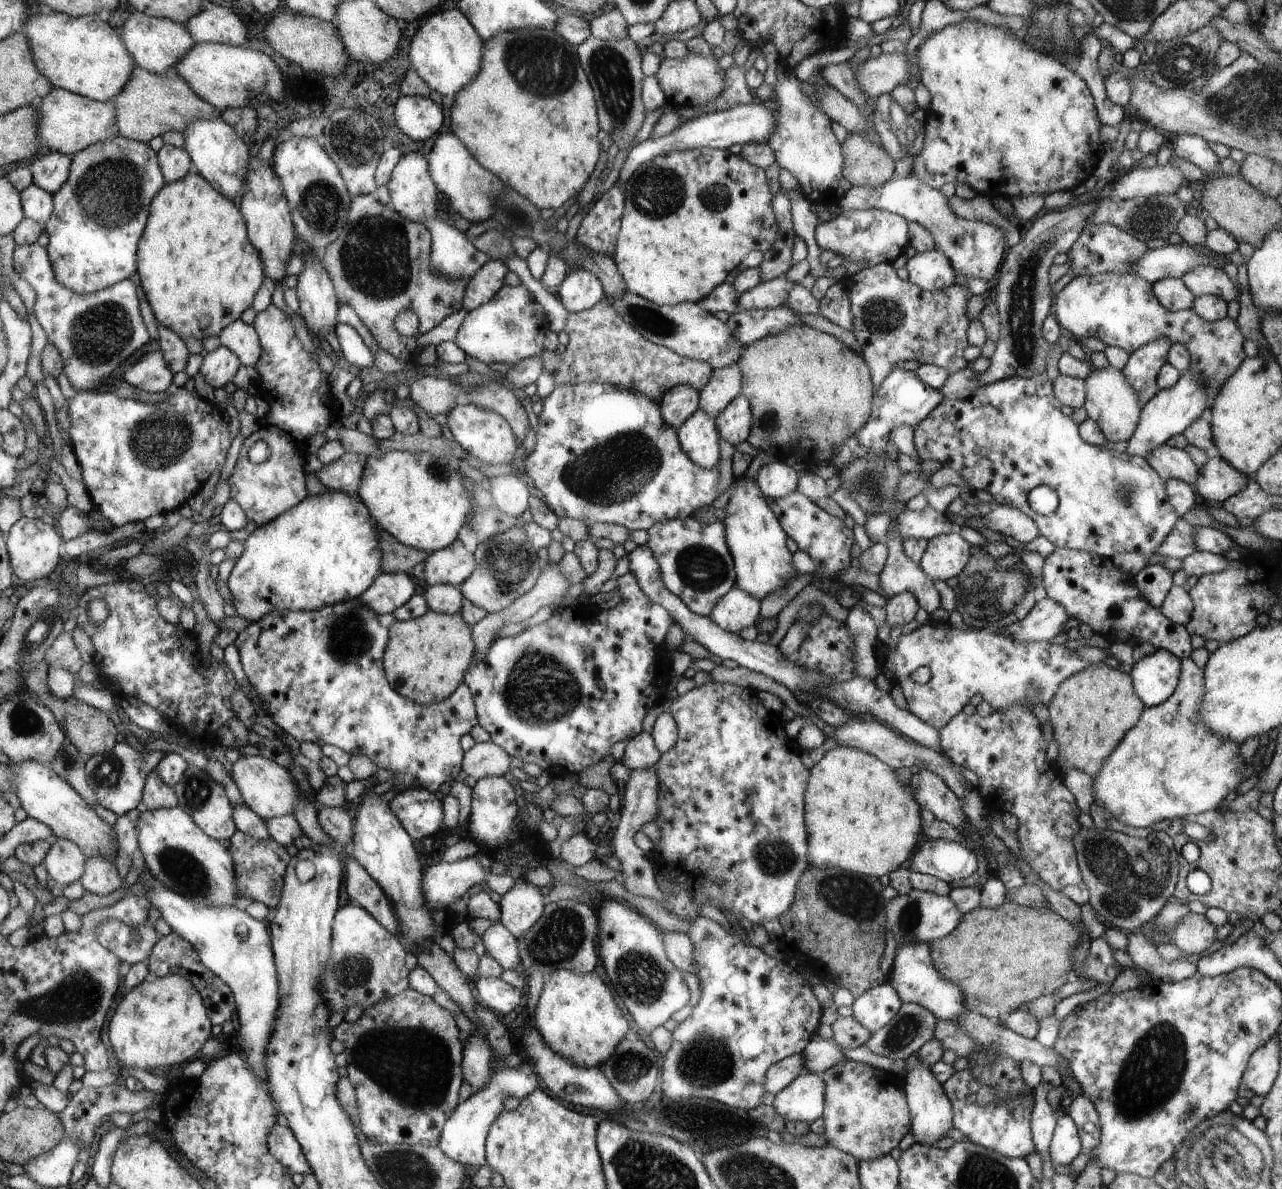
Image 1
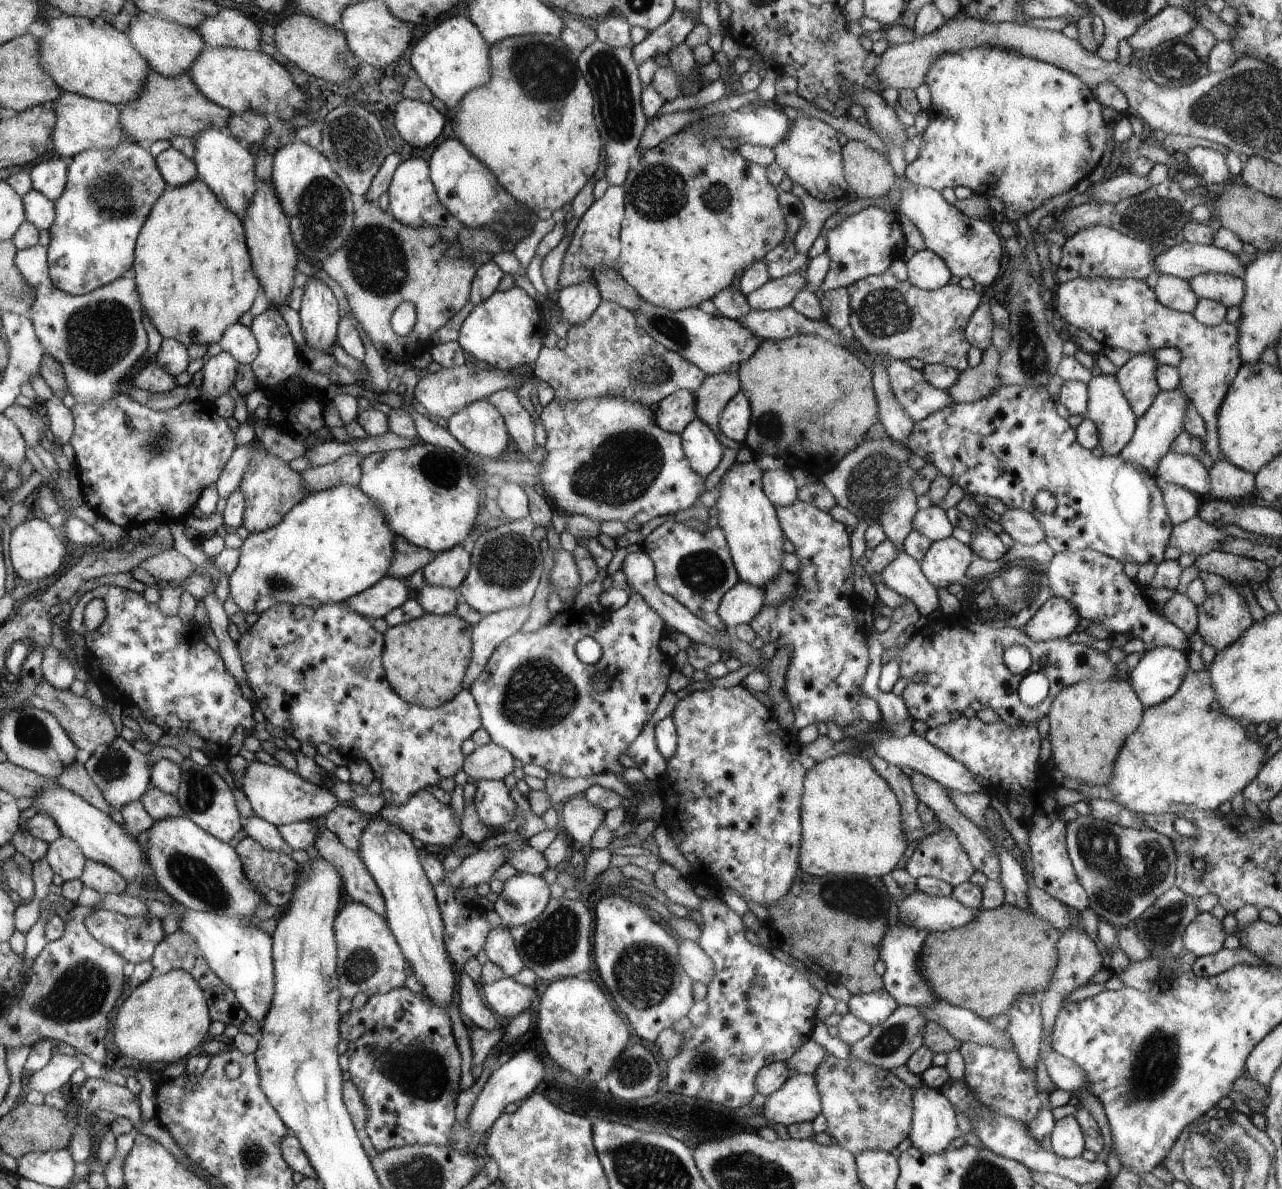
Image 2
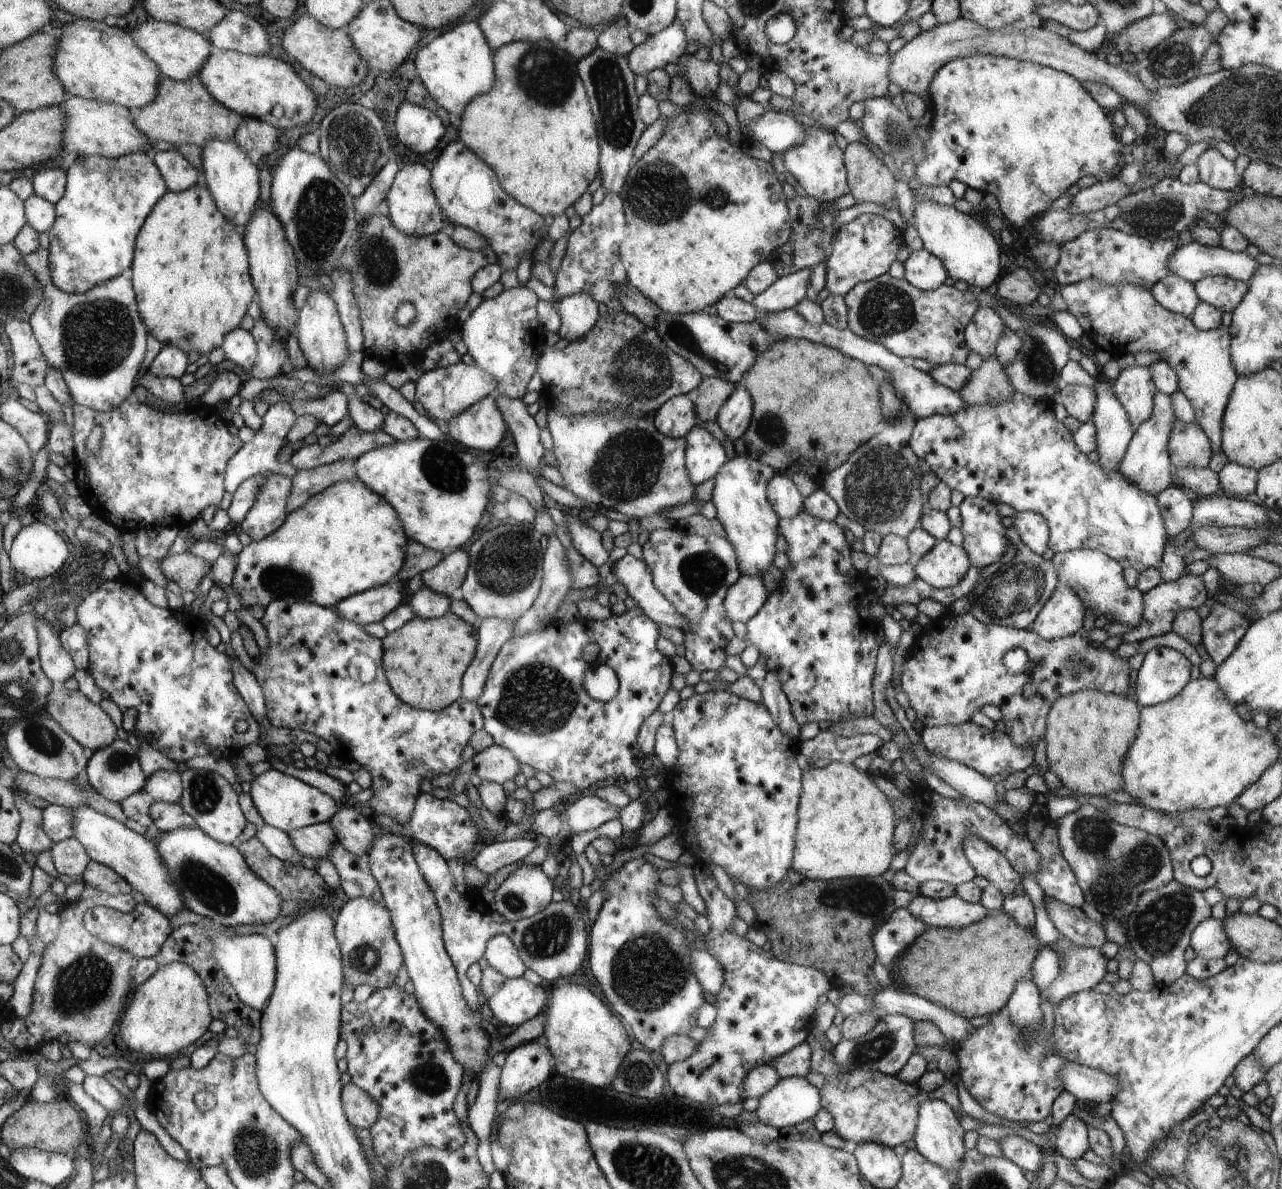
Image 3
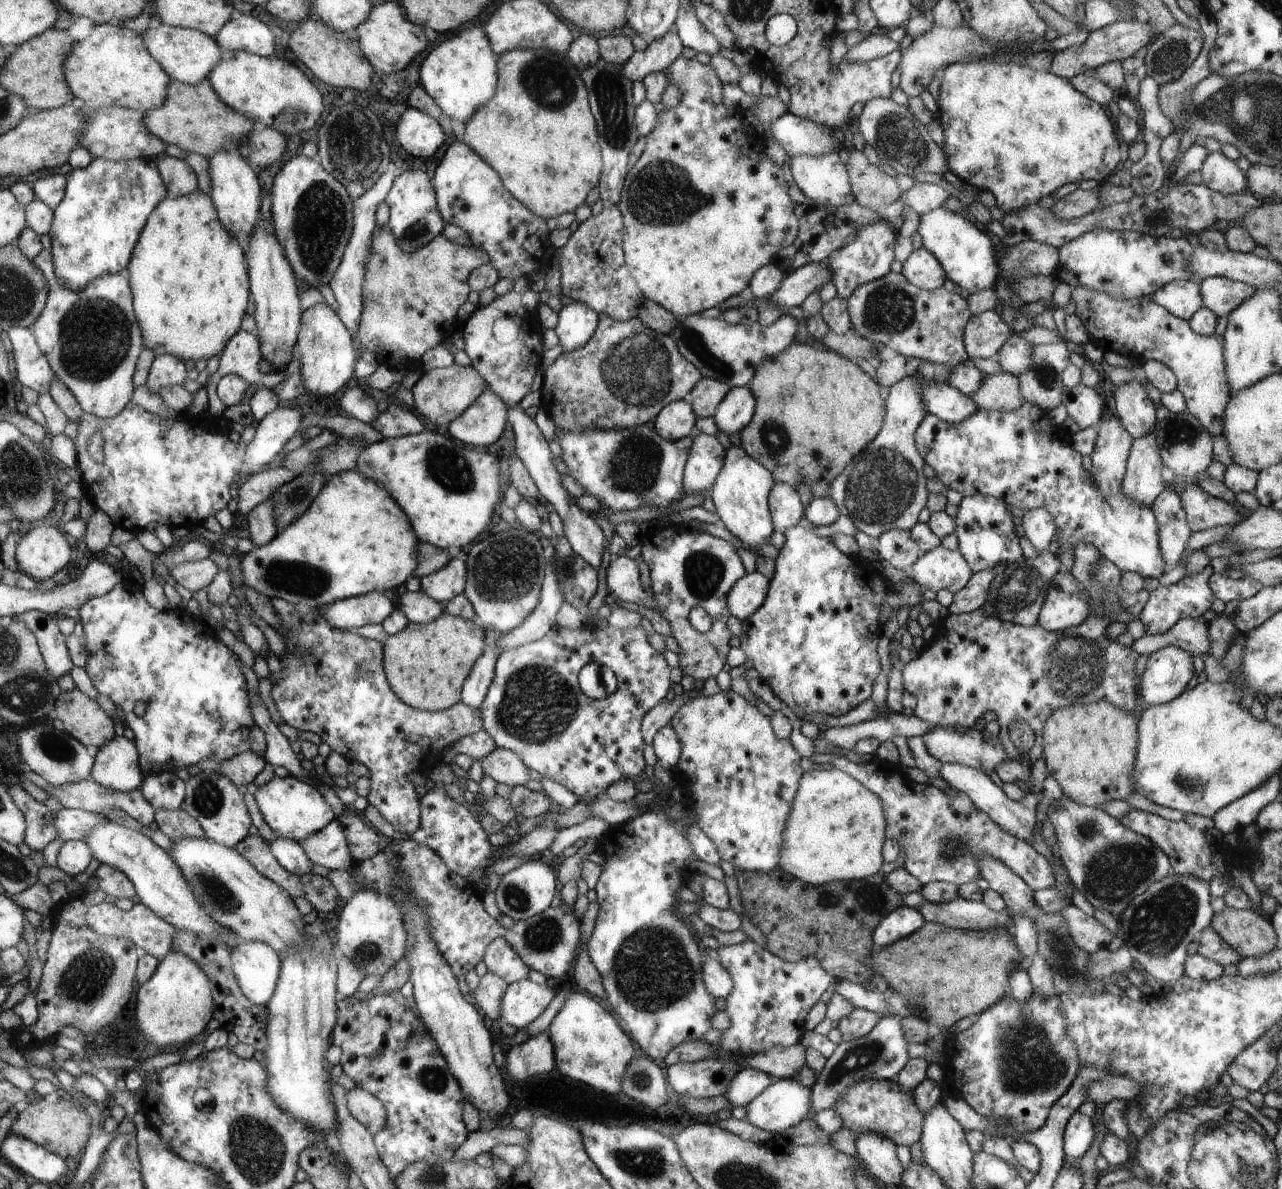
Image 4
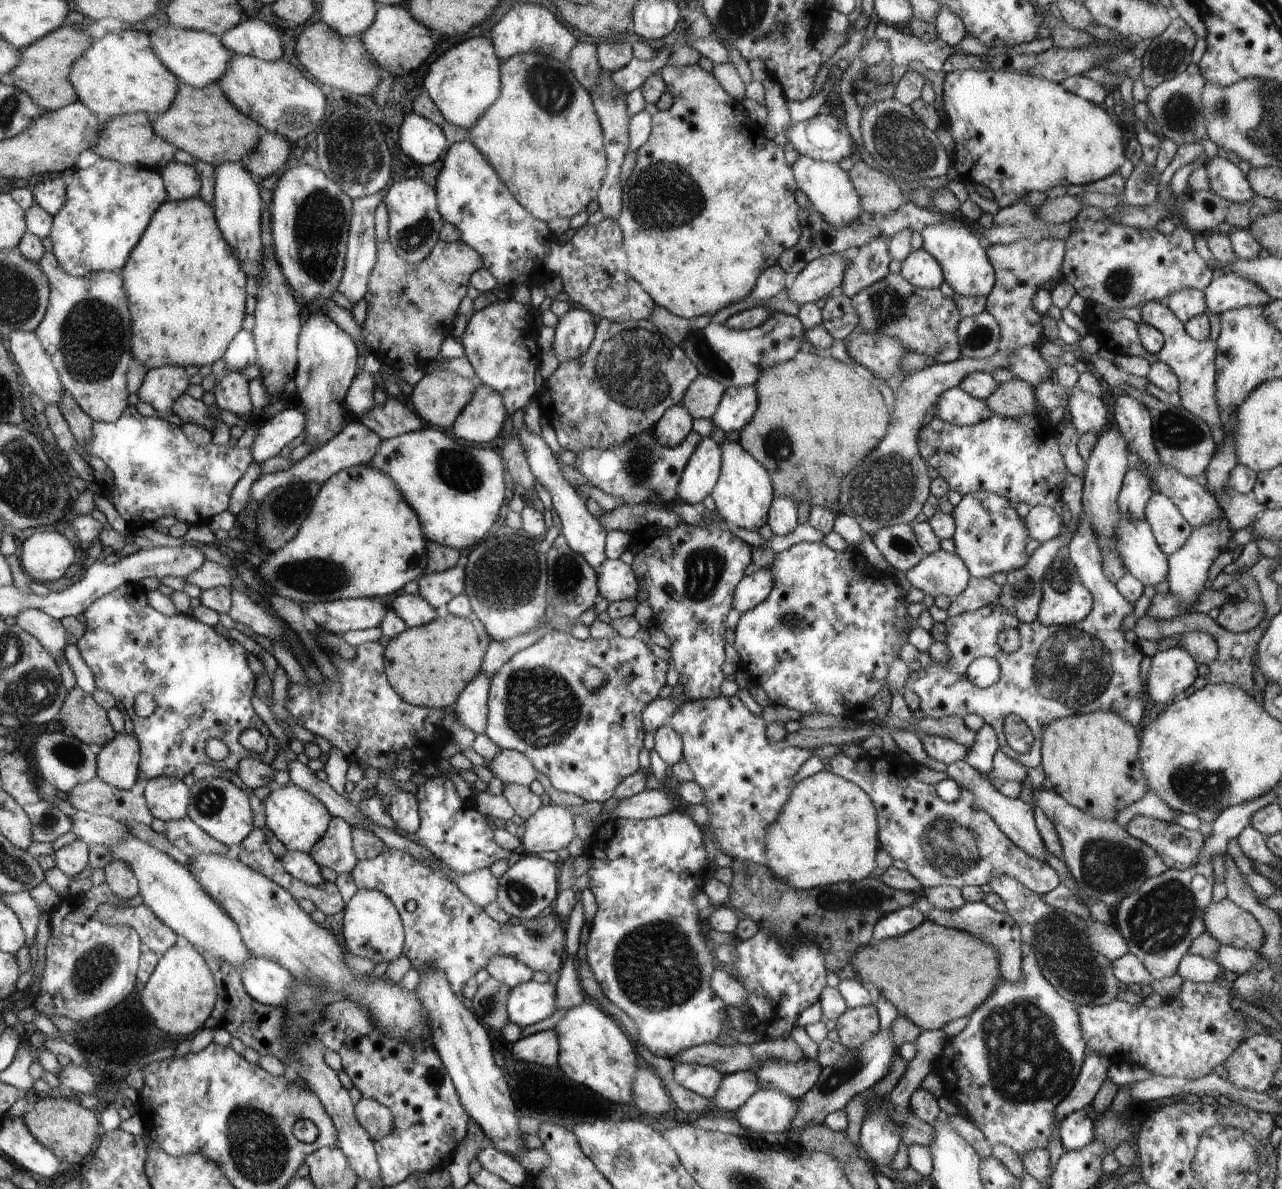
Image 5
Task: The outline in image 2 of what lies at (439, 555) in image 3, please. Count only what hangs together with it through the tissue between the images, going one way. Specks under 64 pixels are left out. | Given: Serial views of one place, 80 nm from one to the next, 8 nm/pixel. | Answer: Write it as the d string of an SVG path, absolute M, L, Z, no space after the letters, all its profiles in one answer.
M397 537L394 540L394 556L390 575L393 578L407 579L412 577L414 572L422 570L430 560L434 560L435 554L431 551L418 548L404 538Z

